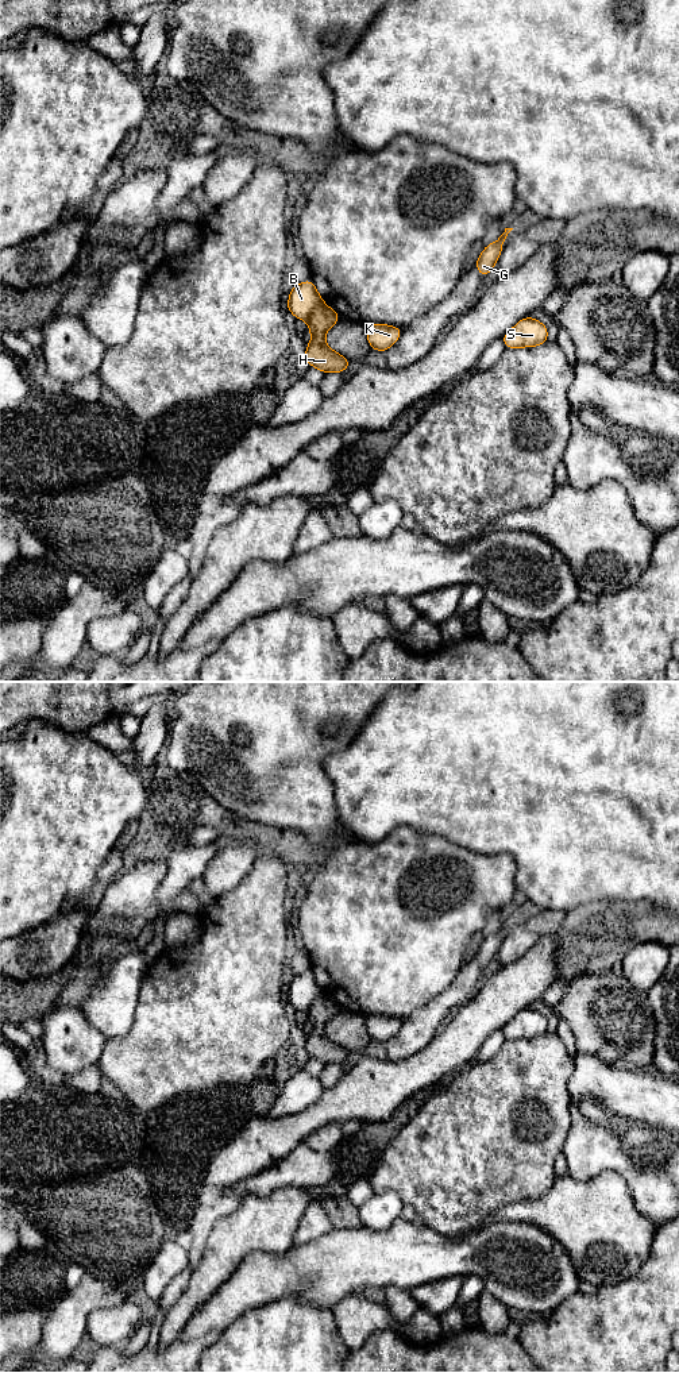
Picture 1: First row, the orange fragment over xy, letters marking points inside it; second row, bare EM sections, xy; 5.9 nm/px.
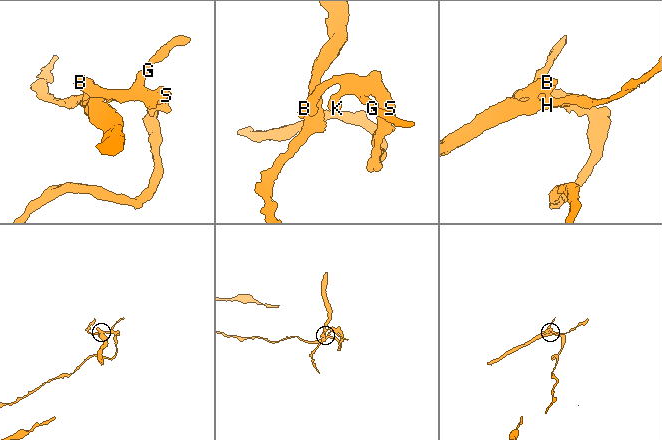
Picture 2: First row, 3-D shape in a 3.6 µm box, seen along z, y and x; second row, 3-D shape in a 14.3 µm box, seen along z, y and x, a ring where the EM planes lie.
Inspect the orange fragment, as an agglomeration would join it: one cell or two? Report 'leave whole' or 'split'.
split

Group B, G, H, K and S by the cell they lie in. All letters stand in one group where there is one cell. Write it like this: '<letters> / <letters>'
B G K S / H

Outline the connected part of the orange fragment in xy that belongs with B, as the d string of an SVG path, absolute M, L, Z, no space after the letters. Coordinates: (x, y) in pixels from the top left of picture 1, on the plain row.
M309 969L293 977L286 1000L289 1000L296 1010L308 1011L320 995L324 995L324 992L317 984L313 972Z

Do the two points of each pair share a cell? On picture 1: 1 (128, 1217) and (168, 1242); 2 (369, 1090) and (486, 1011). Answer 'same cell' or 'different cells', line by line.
1: different cells
2: same cell

